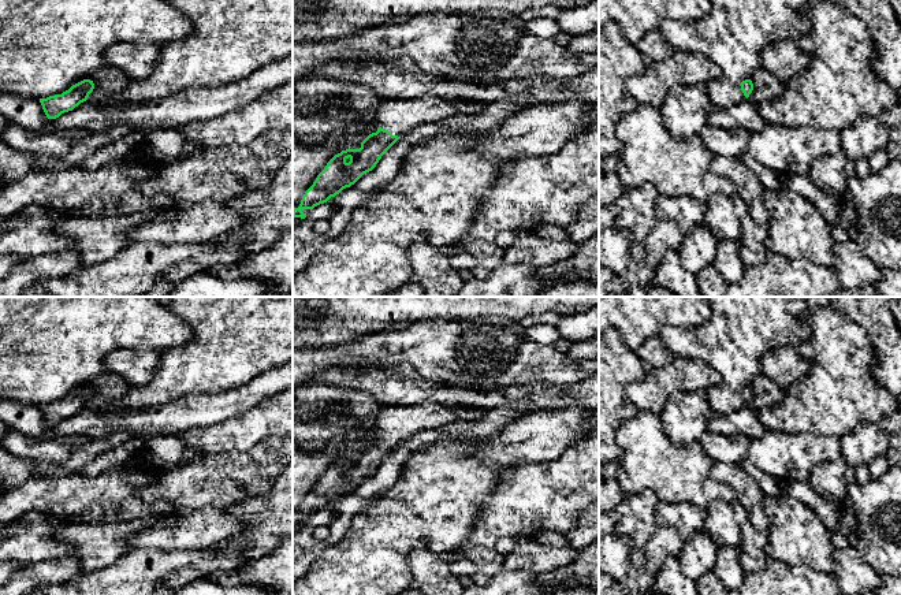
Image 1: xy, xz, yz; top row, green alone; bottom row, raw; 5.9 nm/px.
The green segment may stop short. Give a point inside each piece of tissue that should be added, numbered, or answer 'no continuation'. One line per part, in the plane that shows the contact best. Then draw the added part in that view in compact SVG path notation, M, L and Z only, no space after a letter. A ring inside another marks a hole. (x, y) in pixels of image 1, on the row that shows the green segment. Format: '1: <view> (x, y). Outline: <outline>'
1: xz (399, 116). Outline: M425 93L412 100L384 98L372 120L392 135L402 137L425 123L440 122L458 114L477 114L485 105L485 103L463 101L454 96Z

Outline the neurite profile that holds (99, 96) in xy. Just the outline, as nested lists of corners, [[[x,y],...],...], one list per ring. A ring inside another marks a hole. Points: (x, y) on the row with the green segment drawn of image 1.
[[[105,68],[96,71],[90,81],[94,83],[94,89],[88,100],[101,105],[111,105],[120,103],[119,94],[131,79],[118,68]]]

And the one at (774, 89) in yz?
[[[763,67],[755,70],[751,81],[753,83],[753,90],[748,100],[755,104],[760,103],[762,100],[778,98],[785,90],[785,85],[775,77],[767,74]]]

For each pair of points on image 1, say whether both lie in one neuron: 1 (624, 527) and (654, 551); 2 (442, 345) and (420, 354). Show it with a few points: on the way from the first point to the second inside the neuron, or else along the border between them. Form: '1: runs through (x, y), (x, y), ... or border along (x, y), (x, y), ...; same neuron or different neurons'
1: border along (658, 527), (640, 547); different neurons
2: runs through (436, 349), (425, 349); same neuron

